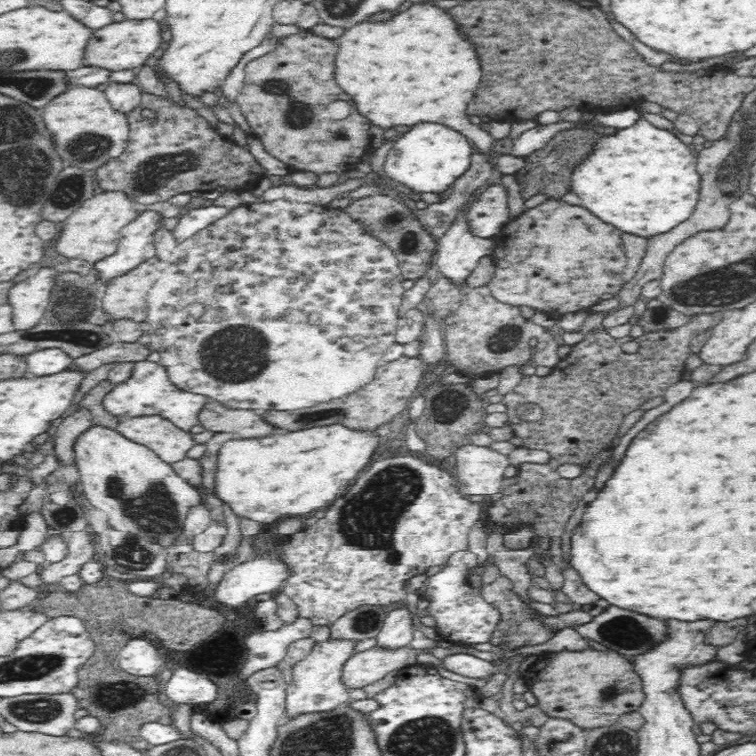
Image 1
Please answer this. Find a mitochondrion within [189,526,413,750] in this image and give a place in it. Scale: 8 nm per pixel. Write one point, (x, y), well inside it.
(367, 620)

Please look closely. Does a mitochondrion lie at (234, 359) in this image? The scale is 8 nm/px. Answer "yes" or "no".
yes

